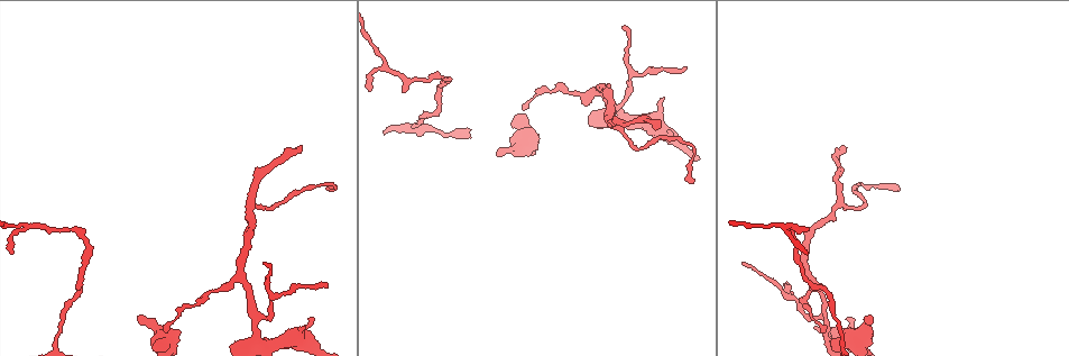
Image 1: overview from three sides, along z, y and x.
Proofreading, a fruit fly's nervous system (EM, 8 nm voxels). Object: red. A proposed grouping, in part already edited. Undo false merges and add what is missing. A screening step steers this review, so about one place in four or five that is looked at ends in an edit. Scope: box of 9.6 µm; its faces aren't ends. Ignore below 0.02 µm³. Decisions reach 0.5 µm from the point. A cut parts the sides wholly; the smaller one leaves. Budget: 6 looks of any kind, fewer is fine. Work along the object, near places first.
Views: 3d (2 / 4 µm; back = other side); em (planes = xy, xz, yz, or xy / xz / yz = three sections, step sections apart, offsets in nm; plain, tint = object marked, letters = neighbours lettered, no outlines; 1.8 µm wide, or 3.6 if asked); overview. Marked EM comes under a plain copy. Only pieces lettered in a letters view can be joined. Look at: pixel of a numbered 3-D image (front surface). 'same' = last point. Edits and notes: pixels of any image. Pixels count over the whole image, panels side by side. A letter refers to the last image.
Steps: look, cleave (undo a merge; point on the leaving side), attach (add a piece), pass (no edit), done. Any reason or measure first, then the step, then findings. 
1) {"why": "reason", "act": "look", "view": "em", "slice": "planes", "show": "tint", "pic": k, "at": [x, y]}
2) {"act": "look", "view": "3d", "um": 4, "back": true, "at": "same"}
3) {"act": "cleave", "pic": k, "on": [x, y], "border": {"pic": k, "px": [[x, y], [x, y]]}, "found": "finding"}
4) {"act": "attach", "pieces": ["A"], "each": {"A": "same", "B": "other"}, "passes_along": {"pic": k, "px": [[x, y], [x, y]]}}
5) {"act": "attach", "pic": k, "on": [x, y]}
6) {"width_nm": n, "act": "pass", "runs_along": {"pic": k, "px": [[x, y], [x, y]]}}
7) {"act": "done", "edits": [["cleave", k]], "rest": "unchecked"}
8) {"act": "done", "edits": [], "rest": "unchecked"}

{"why": "an open end", "act": "look", "view": "3d", "um": 2, "back": true, "pic": 1, "at": [872, 317]}

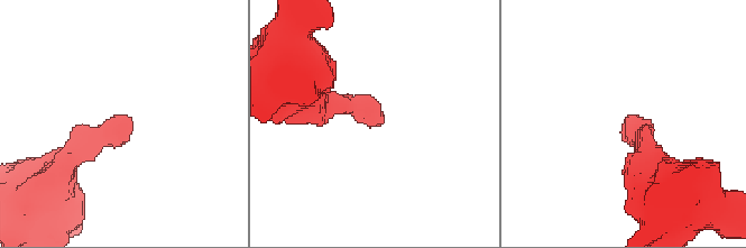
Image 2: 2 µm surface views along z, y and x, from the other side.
{"act": "look", "view": "em", "slice": "yz", "step": 16, "show": "letters", "pic": 2, "at": [380, 122]}

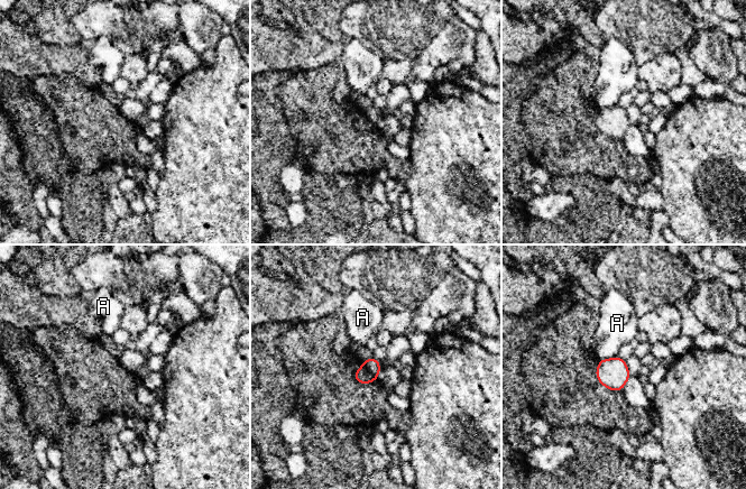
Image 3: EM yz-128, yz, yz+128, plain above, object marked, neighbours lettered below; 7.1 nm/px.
{"width_nm": 140, "act": "pass", "each": {"A": "other"}, "border": {"pic": 3, "px": [[616, 356], [599, 360]]}, "found": "none of them fits"}

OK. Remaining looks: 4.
{"why": "three arms meet", "act": "look", "view": "em", "slice": "yz", "step": 8, "show": "tint", "pic": 1, "at": [598, 92]}

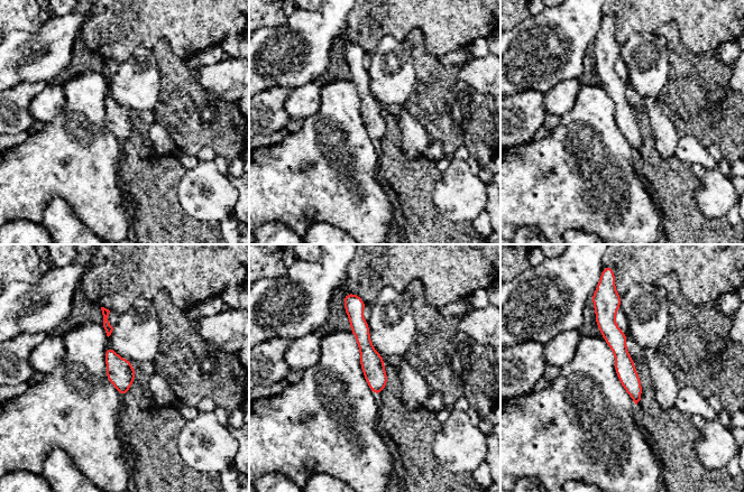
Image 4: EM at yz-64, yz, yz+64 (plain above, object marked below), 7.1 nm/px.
{"act": "look", "view": "em", "slice": "planes", "show": "letters", "at": "same"}

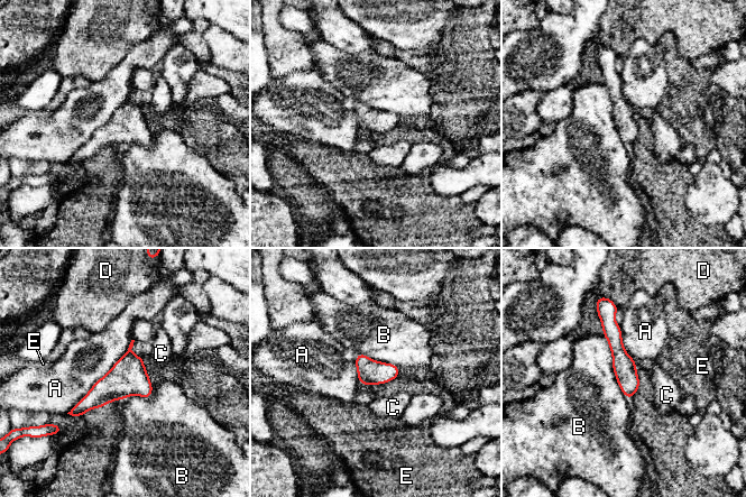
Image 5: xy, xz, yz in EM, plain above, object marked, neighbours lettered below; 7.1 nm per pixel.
{"width_nm": 160, "longest_contact_nm": ["A", 700], "act": "pass", "each": {"A": "other", "B": "other", "C": "other", "D": "other", "E": "other"}, "found": "continuous, no second cell"}

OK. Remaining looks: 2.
{"why": "long arm stops here", "act": "look", "view": "em", "slice": "xy", "step": 8, "show": "tint", "pic": 1, "at": [333, 190]}

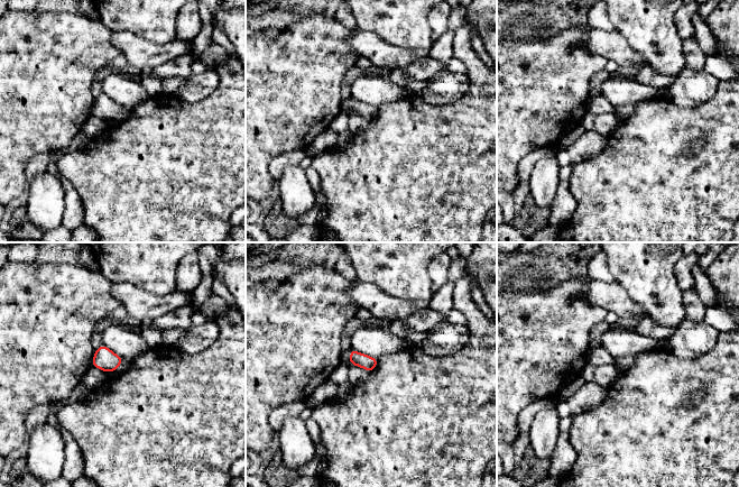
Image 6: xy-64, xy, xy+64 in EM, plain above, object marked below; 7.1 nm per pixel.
{"why": "another direction", "act": "look", "view": "em", "slice": "planes", "show": "letters", "at": "same"}

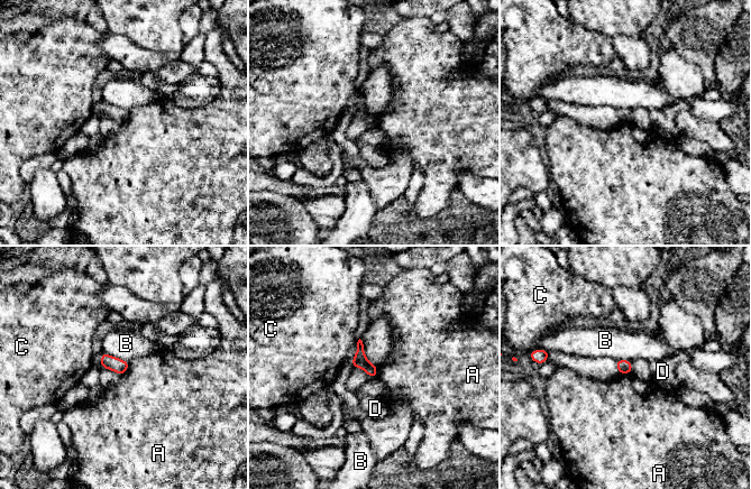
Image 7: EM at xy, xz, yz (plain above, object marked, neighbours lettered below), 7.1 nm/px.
{"longest_contact_nm": ["B", 220], "act": "pass", "each": {"A": "other", "B": "other", "C": "other", "D": "other"}, "border": {"pic": 7, "px": [[129, 362], [129, 367], [121, 375]]}, "found": "no lettered piece goes on from it"}

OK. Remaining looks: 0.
{"act": "done", "edits": [], "rest": "unchecked"}

